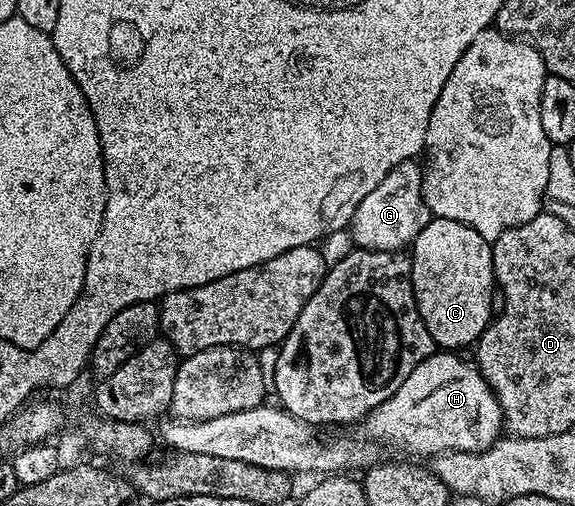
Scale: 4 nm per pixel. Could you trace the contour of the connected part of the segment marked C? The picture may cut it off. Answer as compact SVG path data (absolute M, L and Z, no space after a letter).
M431 218L430 223L424 225L424 229L415 237L408 258L410 280L414 286L418 312L434 344L442 349L462 349L458 347L466 347L469 343L470 346L477 344L478 338L490 324L492 318L490 299L496 292L491 240L480 237L476 229L460 221Z

